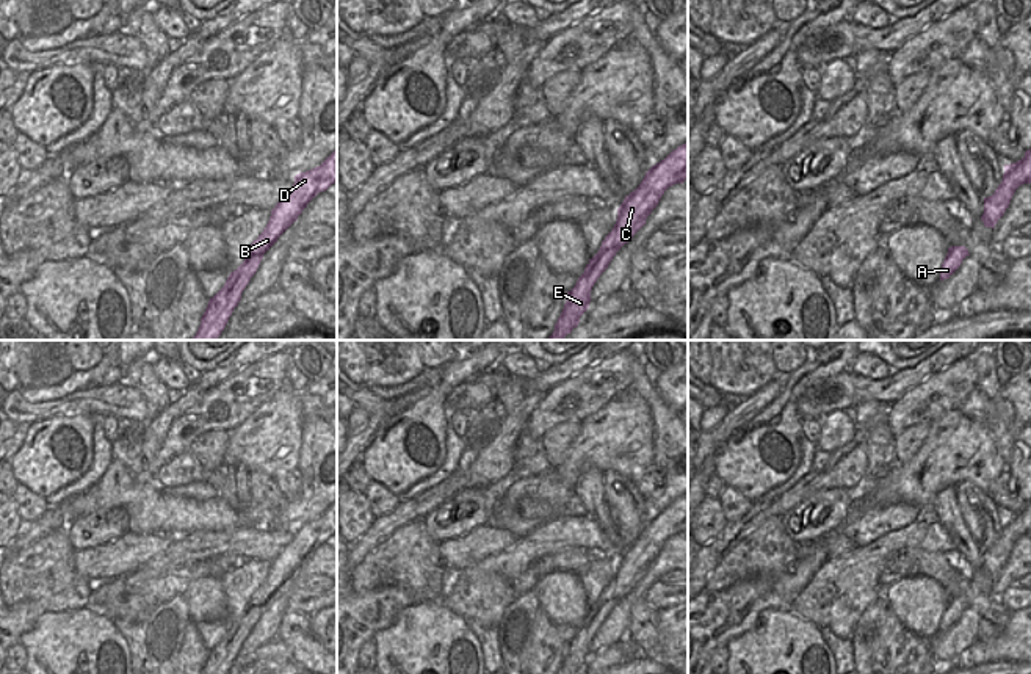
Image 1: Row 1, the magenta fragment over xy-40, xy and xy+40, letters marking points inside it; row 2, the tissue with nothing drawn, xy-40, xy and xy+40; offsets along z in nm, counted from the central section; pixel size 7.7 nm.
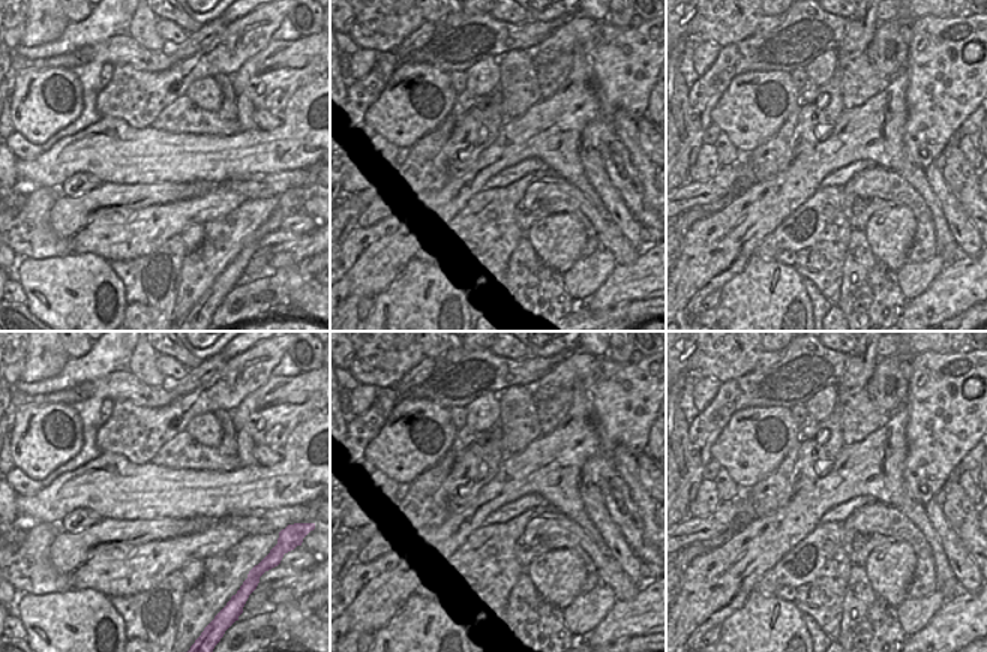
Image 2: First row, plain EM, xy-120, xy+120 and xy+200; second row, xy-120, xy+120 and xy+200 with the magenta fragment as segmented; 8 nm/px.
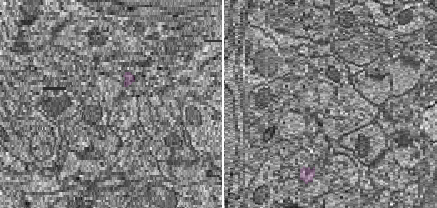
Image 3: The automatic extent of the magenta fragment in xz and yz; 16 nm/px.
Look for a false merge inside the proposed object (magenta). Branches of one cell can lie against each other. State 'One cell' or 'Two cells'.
One cell.

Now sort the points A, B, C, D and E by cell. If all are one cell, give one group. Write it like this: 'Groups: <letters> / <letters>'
Groups: A B C D E.

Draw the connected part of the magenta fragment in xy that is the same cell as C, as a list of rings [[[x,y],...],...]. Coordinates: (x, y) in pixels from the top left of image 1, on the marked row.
[[[688,143],[678,146],[664,160],[653,165],[639,187],[625,196],[617,208],[613,230],[602,241],[599,252],[589,259],[575,287],[567,292],[567,301],[548,340],[563,340],[578,326],[580,317],[589,307],[594,284],[608,268],[616,252],[646,224],[647,216],[658,205],[664,191],[675,183],[683,183],[686,177]]]

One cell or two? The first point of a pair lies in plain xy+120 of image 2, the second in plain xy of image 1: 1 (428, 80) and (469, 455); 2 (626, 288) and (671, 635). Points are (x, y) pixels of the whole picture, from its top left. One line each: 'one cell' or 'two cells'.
1: two cells
2: one cell

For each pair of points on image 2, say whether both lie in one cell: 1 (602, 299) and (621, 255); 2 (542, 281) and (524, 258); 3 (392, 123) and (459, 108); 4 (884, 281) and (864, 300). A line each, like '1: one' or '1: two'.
1: two
2: one
3: two
4: one

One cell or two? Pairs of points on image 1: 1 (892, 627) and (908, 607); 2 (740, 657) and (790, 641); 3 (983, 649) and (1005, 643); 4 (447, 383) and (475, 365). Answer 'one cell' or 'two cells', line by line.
1: two cells
2: one cell
3: one cell
4: one cell

